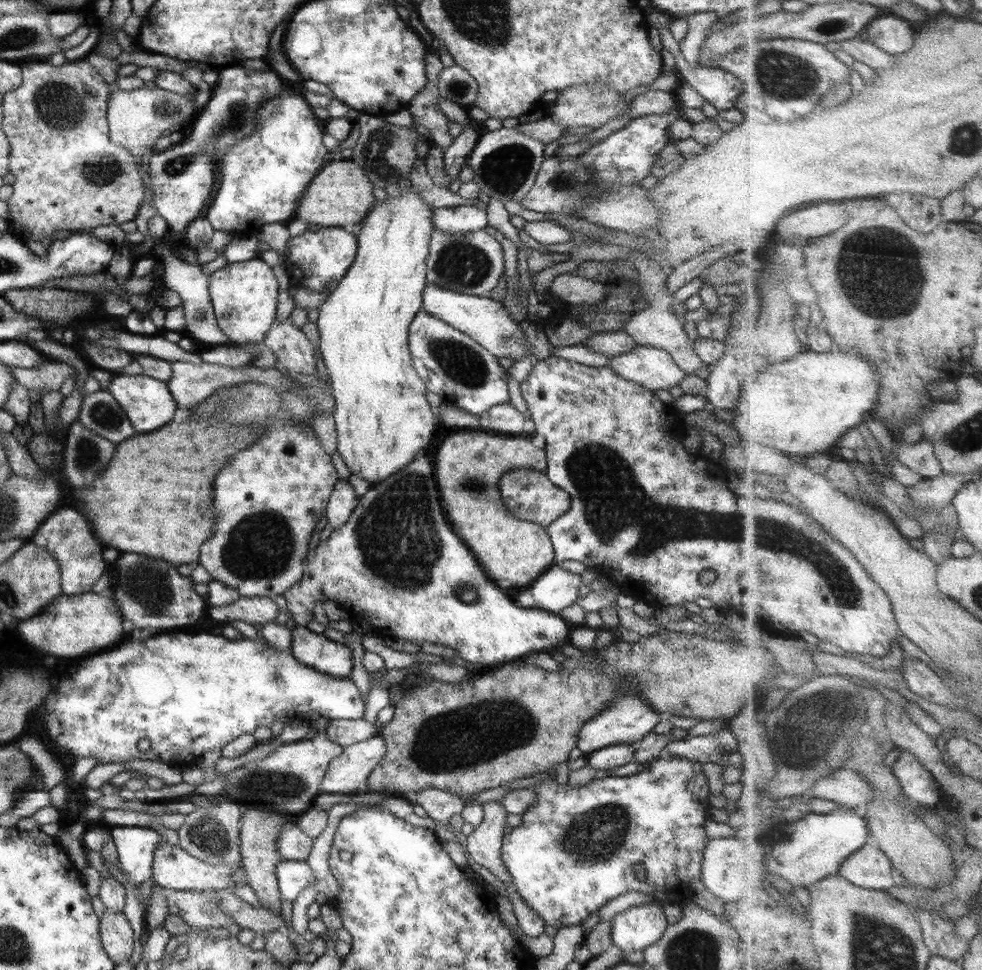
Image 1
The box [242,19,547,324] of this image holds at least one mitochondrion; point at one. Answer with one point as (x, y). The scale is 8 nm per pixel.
(459, 263)

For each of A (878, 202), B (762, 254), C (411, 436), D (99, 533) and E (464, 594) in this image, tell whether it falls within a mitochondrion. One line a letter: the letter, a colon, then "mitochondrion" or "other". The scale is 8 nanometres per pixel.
A: other
B: other
C: other
D: other
E: mitochondrion

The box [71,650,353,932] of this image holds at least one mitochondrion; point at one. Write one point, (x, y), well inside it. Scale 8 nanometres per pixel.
(266, 786)

